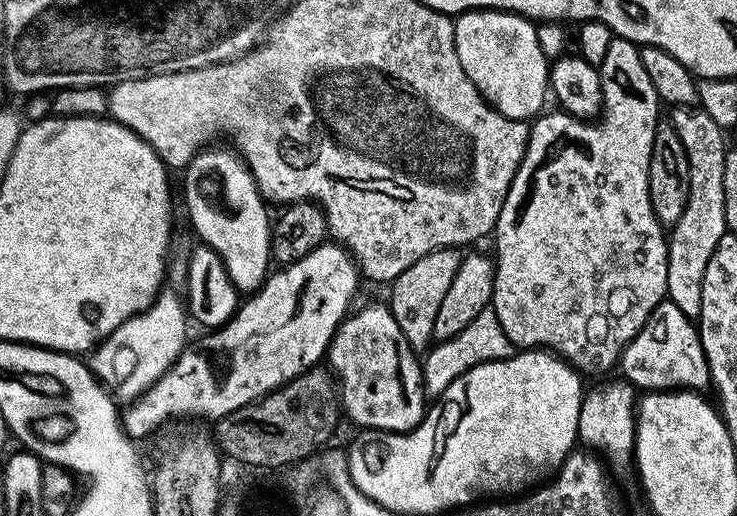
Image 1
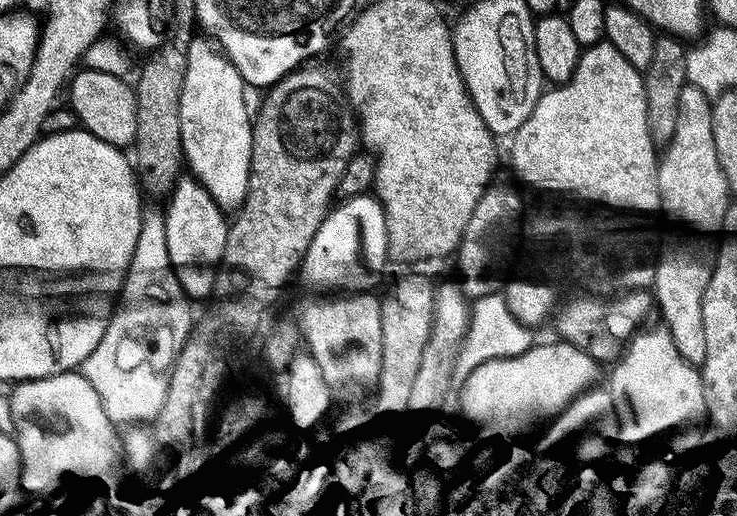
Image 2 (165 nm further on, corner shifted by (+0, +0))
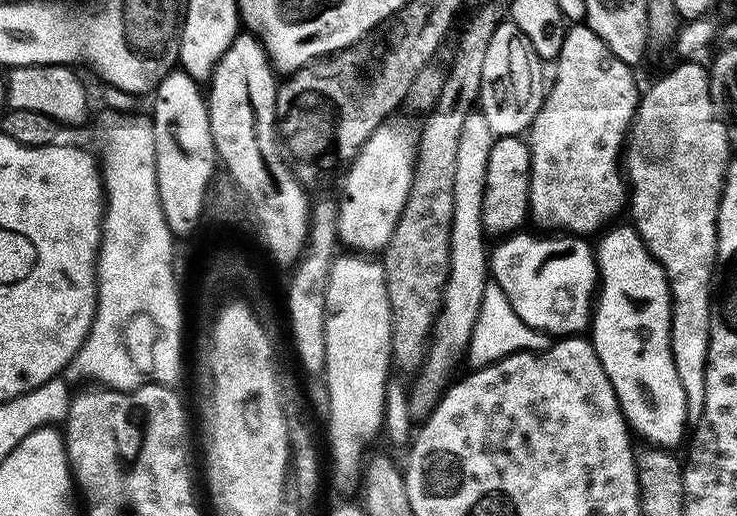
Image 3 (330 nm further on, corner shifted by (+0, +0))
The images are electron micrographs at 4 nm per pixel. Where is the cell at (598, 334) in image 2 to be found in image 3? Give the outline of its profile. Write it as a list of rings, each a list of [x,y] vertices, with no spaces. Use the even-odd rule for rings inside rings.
[[[528,230],[508,234],[490,252],[490,276],[506,294],[514,314],[526,326],[548,333],[552,338],[567,338],[583,333],[589,327],[594,311],[594,297],[598,292],[598,265],[593,245],[585,237],[575,234],[544,234],[531,236]]]

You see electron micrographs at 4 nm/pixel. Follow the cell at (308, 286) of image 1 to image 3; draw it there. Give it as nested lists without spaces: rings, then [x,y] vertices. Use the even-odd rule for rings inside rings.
[[[381,124],[374,134],[362,146],[362,150],[355,160],[347,165],[348,177],[344,180],[344,197],[338,200],[338,218],[336,225],[340,231],[338,240],[345,249],[356,254],[380,254],[388,247],[392,240],[394,230],[398,226],[398,218],[406,206],[406,198],[410,194],[412,175],[416,169],[416,150],[418,136],[415,131],[411,132],[404,124]]]

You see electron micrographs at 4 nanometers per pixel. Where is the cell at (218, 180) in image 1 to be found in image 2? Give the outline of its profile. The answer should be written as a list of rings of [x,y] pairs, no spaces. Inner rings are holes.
[[[202,36],[193,37],[186,49],[187,66],[180,92],[180,134],[183,159],[187,171],[218,202],[225,213],[232,214],[244,205],[250,182],[250,158],[252,157],[253,132],[252,114],[248,112],[244,91],[244,79],[226,56],[209,40]]]

